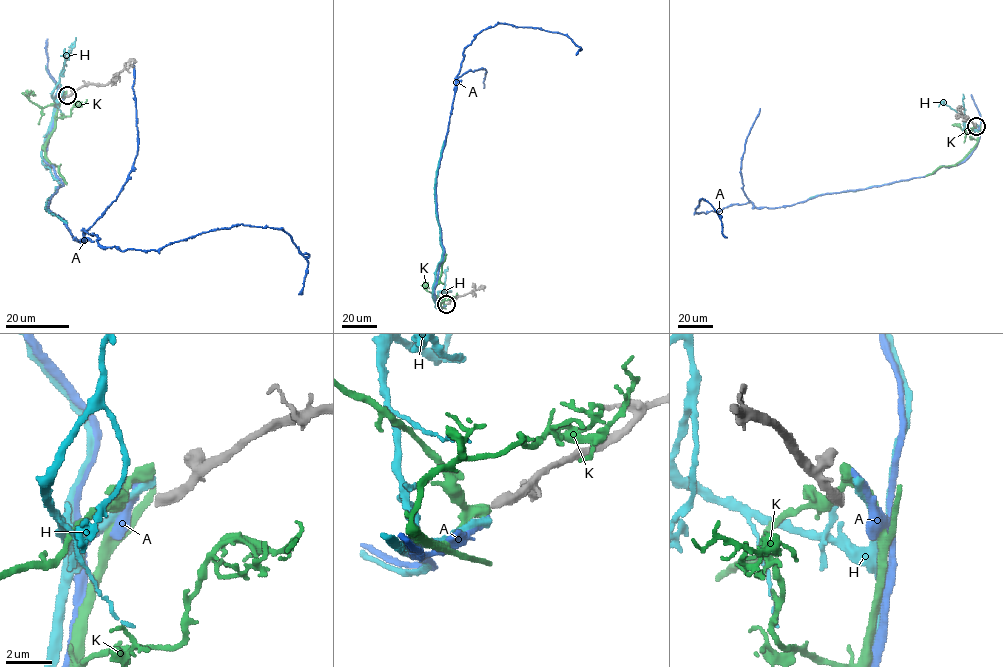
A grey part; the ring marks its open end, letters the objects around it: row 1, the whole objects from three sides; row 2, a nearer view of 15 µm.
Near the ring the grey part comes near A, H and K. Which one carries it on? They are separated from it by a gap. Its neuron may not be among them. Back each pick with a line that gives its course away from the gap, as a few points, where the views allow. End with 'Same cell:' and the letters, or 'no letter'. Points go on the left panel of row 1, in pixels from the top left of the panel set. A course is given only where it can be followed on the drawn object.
K: course (66, 93), (60, 98), (56, 126), (45, 147), (45, 157), (58, 166), (66, 184)
Same cell: K

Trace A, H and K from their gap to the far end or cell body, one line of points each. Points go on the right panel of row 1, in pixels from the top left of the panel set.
A: (977, 125), (977, 144), (966, 159), (924, 177), (774, 208), (747, 202), (695, 212), (702, 198), (727, 237)
H: (977, 125), (979, 133), (976, 147), (960, 163), (942, 166), (923, 177), (809, 198)
K: (976, 125), (979, 135), (974, 147), (961, 161), (940, 166), (926, 176)

